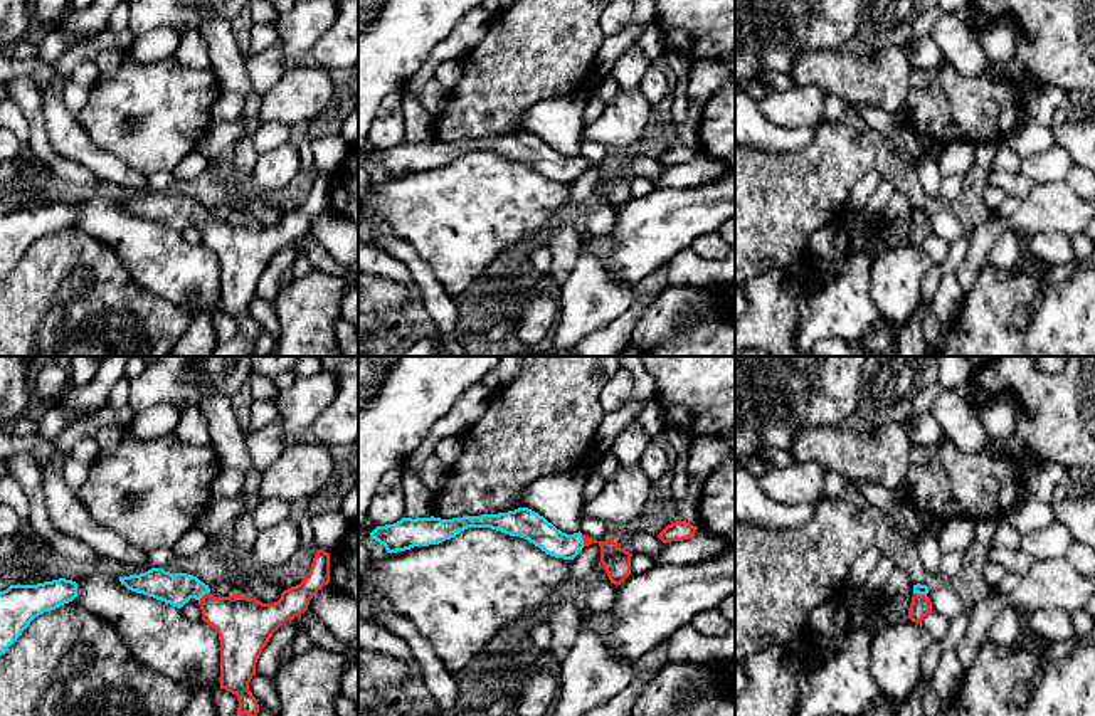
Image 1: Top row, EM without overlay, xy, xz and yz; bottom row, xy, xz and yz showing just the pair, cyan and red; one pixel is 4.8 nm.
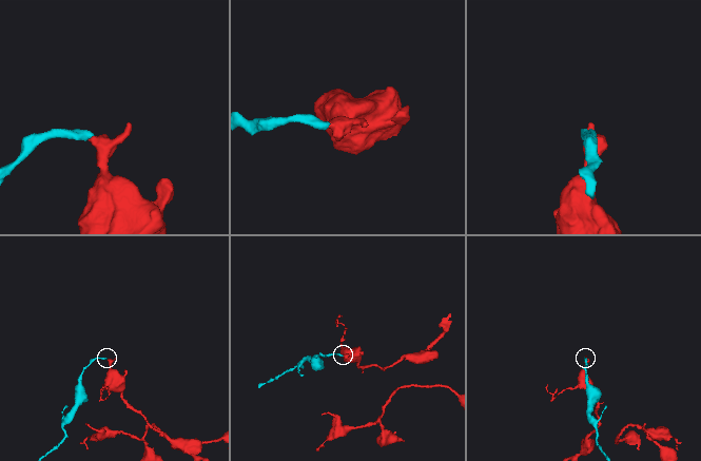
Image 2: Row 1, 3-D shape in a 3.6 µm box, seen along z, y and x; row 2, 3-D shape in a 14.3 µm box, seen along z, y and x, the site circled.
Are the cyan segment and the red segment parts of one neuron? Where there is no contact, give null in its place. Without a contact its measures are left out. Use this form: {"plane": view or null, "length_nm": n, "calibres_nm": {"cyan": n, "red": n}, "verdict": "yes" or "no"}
{"plane": "xy", "length_nm": 70, "calibres_nm": {"cyan": 160, "red": 260}, "verdict": "yes"}

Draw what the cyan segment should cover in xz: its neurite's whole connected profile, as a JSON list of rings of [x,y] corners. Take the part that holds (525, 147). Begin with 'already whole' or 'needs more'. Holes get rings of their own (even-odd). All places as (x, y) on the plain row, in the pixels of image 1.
needs more | [[[518,131],[508,136],[441,141],[402,141],[394,148],[377,150],[370,161],[385,170],[387,176],[405,175],[414,170],[439,168],[468,151],[491,151],[510,160],[520,160],[538,170],[550,180],[574,183],[584,170],[600,170],[600,187],[614,208],[621,208],[631,198],[631,176],[621,171],[611,160],[595,165],[585,158],[567,158],[557,153],[538,136]]]

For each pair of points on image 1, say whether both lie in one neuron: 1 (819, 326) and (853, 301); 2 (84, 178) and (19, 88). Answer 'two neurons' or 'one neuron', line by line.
1: one neuron
2: one neuron

